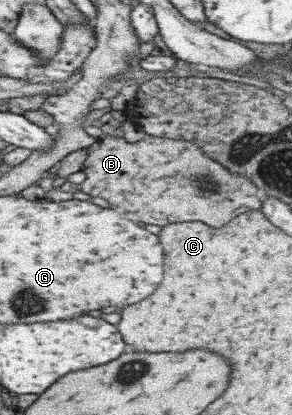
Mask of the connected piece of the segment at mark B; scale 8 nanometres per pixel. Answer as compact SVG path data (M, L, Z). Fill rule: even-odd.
M145 135L144 138L136 142L128 143L123 137L103 136L97 138L93 144L86 147L86 150L87 156L81 166L81 171L85 173L85 180L81 184L78 184L79 191L88 194L89 200L93 202L114 207L121 212L132 212L142 225L156 224L162 227L169 224L169 222L199 220L199 222L207 224L207 226L211 226L211 228L219 228L219 226L222 226L221 222L227 224L231 218L235 218L235 216L239 216L239 214L247 210L260 210L261 208L261 193L253 182L249 182L245 176L239 176L239 174L229 172L227 168L223 168L217 161L211 160L211 158L203 154L203 150L199 146L195 146L193 142L187 142L187 140L179 140L177 138L173 140L171 138L161 138L161 136Z

